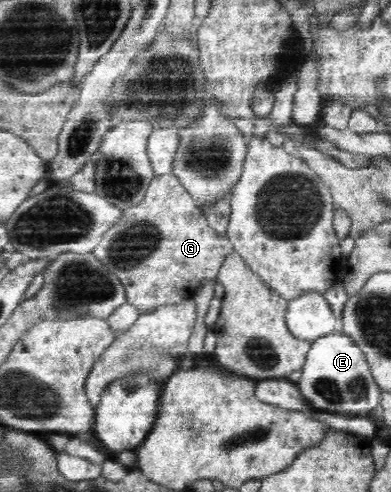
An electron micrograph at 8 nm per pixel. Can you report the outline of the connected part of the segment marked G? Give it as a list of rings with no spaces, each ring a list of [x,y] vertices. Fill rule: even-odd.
[[[172,174],[156,176],[140,205],[125,209],[94,249],[97,257],[125,287],[128,303],[140,312],[194,299],[202,281],[217,281],[234,247],[210,227],[190,194]]]

